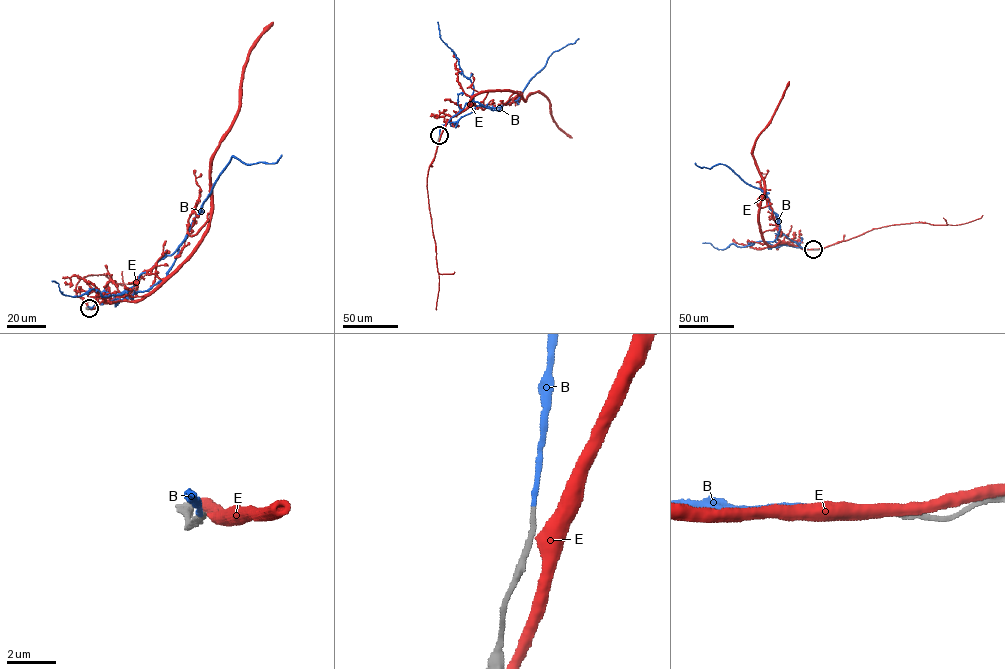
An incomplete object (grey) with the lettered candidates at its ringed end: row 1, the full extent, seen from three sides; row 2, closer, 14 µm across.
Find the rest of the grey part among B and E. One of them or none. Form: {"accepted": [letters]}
{"accepted": ["B"]}

